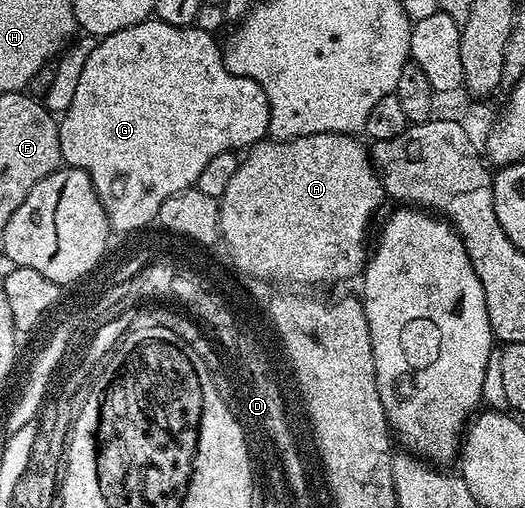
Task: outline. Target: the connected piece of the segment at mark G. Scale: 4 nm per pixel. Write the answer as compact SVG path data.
M148 17L142 23L133 24L131 27L123 28L119 32L113 32L112 35L98 40L85 67L81 69L81 79L77 84L77 89L73 92L73 101L58 120L59 140L63 163L89 173L93 181L93 189L105 209L107 219L116 219L119 223L118 227L126 227L129 233L135 233L137 232L137 221L145 221L149 225L154 224L152 213L175 194L194 188L198 177L201 176L201 171L213 157L226 151L242 152L268 138L271 129L271 106L265 97L265 89L261 89L261 85L257 85L257 81L249 77L230 75L227 72L227 66L223 64L223 50L221 43L218 43L209 32L202 31L199 25L178 27L163 23L154 17Z

